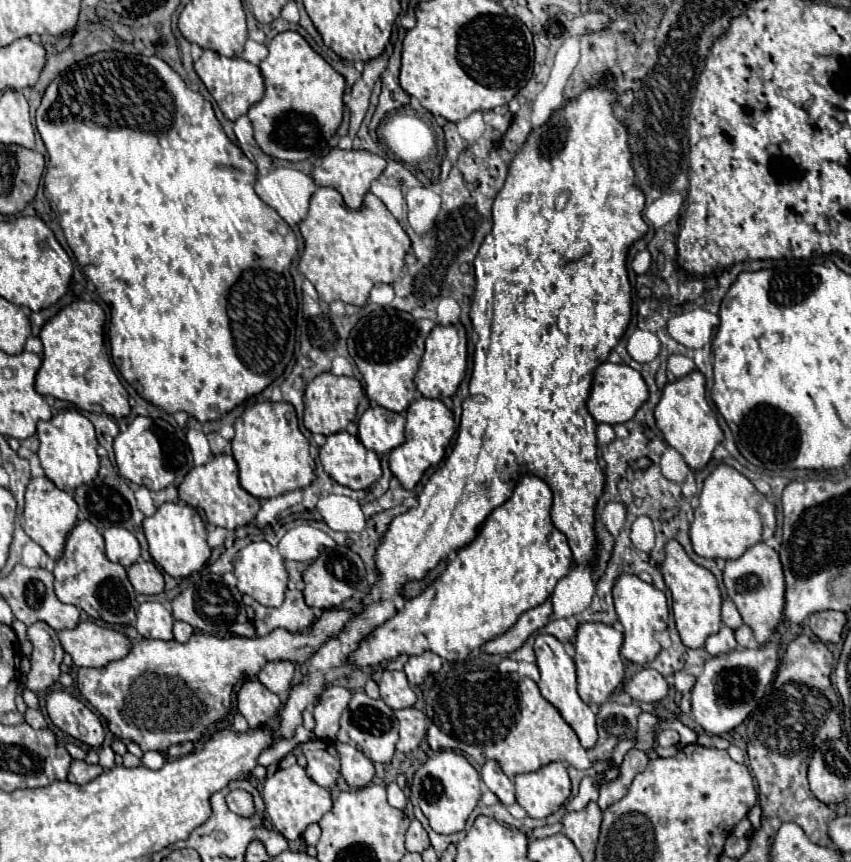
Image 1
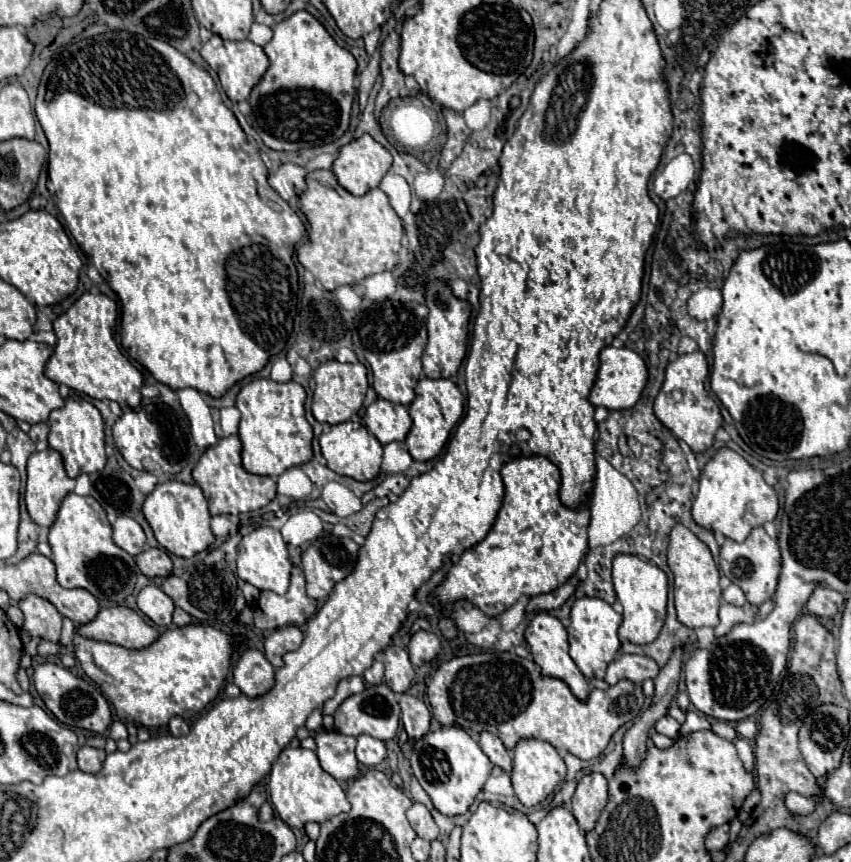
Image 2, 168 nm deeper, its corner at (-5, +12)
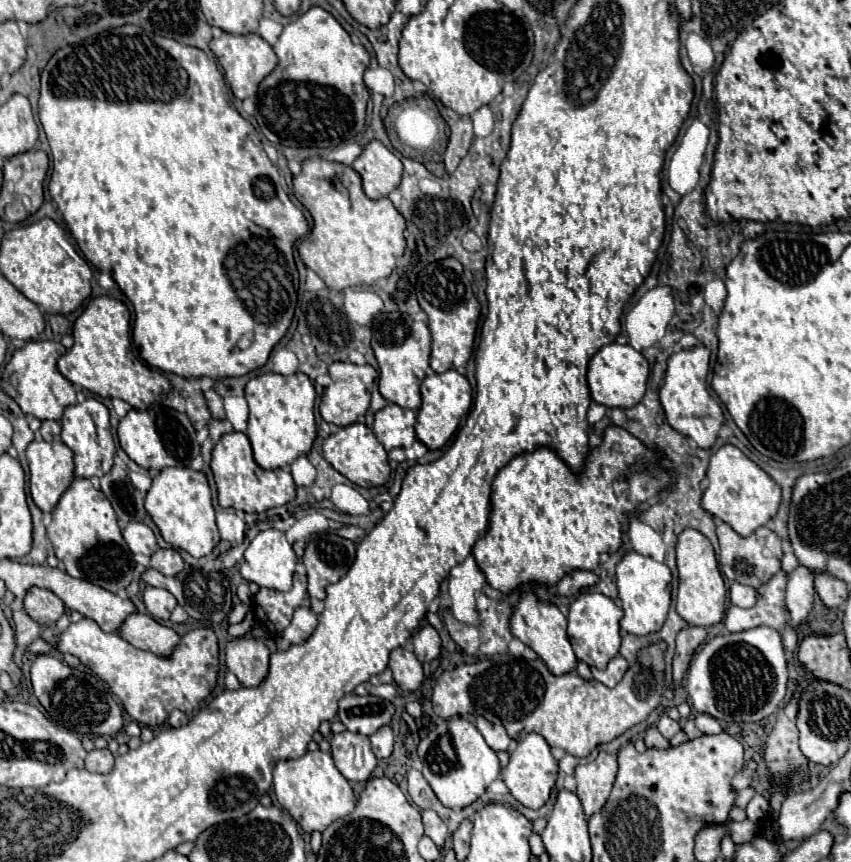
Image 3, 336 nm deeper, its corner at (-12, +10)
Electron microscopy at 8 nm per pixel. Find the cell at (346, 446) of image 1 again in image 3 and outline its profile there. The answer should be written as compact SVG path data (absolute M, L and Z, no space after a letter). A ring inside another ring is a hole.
M350 424L340 428L336 434L330 434L324 440L324 458L336 468L340 474L344 474L350 482L362 486L362 488L374 488L382 486L390 478L390 466L388 466L388 454L384 446L374 436L372 428L366 424Z

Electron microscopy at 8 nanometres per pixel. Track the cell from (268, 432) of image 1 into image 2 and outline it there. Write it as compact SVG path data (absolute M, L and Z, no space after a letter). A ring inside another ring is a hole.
M257 378L241 388L237 408L241 412L239 438L243 442L243 468L259 476L281 476L287 468L301 466L313 458L311 438L313 430L305 420L305 390L301 384L289 380L285 384Z

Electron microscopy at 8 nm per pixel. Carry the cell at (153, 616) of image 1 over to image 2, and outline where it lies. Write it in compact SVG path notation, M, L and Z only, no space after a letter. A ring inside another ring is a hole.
M155 584L145 586L139 596L137 596L137 606L139 610L149 616L157 626L171 626L171 616L173 616L173 600Z

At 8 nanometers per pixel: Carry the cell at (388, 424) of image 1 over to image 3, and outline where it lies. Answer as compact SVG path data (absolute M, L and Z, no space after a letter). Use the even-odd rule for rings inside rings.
M388 404L374 416L374 432L376 438L384 444L386 452L392 448L410 448L416 442L414 424L416 412L396 404Z

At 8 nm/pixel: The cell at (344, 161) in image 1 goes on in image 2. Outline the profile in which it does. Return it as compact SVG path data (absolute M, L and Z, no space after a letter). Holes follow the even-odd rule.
M363 134L361 138L345 144L341 150L339 150L339 156L335 158L333 162L333 174L337 176L339 184L351 192L353 196L363 196L365 192L369 192L371 188L377 188L381 178L387 174L387 170L391 168L391 152L381 146L379 142L375 142L369 134Z

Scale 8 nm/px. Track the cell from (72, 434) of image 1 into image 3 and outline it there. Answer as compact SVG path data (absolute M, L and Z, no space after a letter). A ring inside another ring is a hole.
M88 398L80 404L68 406L62 416L62 442L74 452L74 474L78 478L92 478L92 476L104 476L112 468L112 460L116 454L114 438L110 432L110 420L108 420L108 408L96 400Z

